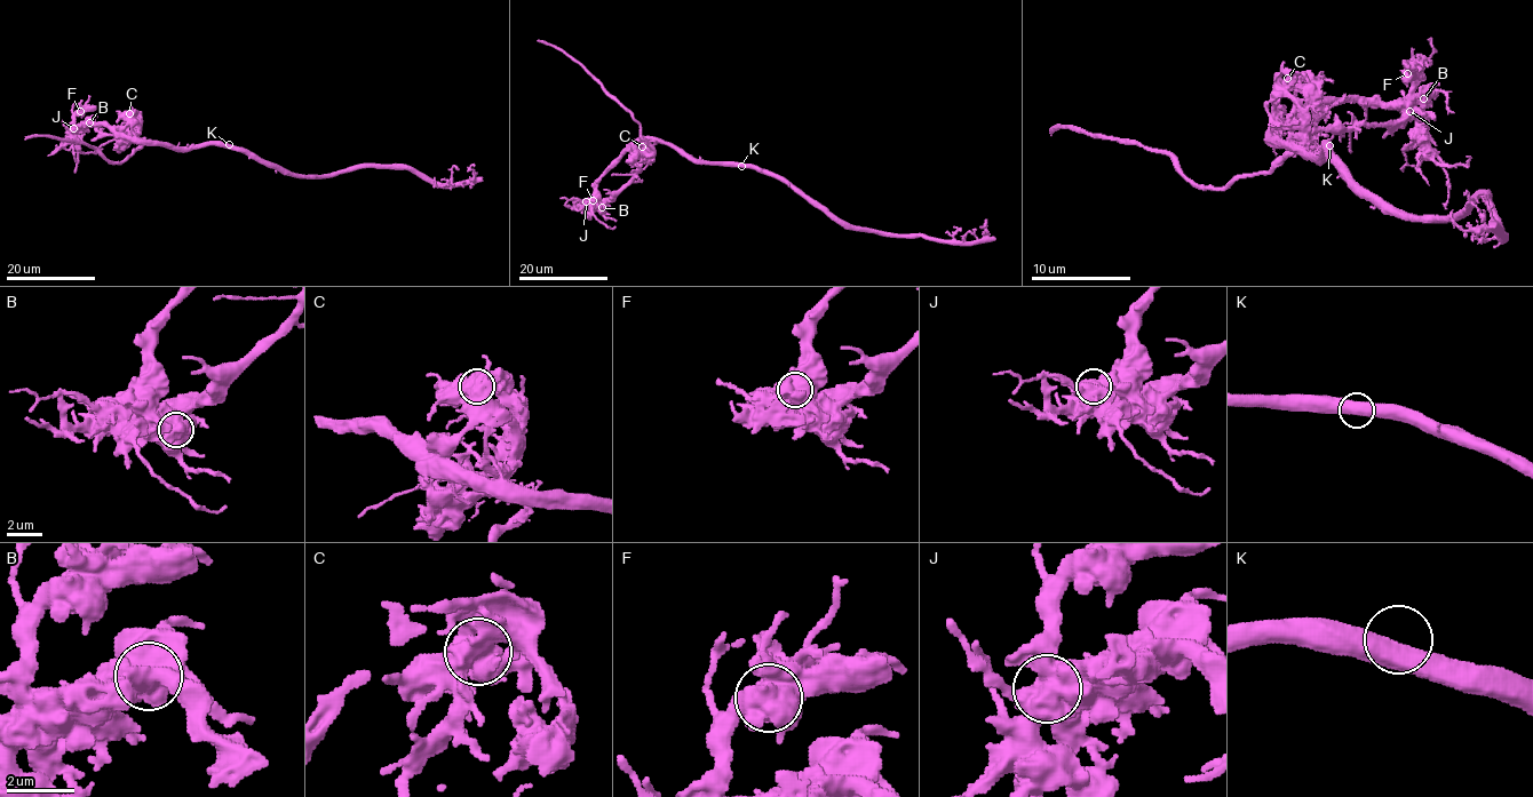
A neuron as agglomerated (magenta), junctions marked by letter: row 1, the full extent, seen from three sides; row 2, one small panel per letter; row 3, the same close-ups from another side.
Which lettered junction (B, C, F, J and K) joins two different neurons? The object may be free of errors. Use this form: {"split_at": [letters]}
{"split_at": ["B"]}

